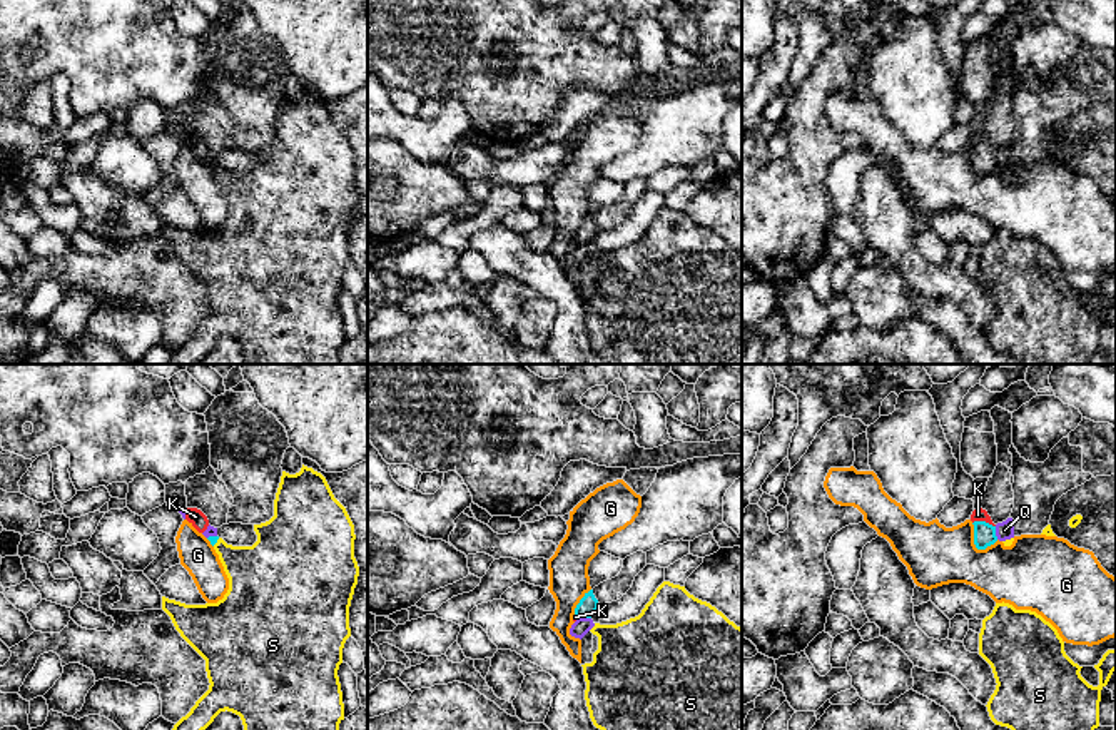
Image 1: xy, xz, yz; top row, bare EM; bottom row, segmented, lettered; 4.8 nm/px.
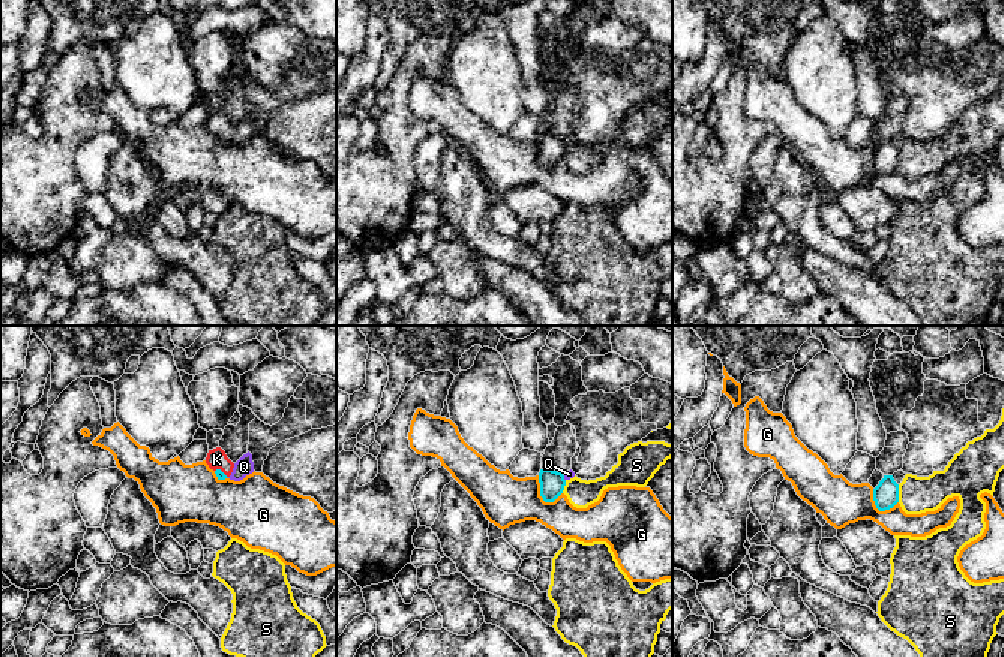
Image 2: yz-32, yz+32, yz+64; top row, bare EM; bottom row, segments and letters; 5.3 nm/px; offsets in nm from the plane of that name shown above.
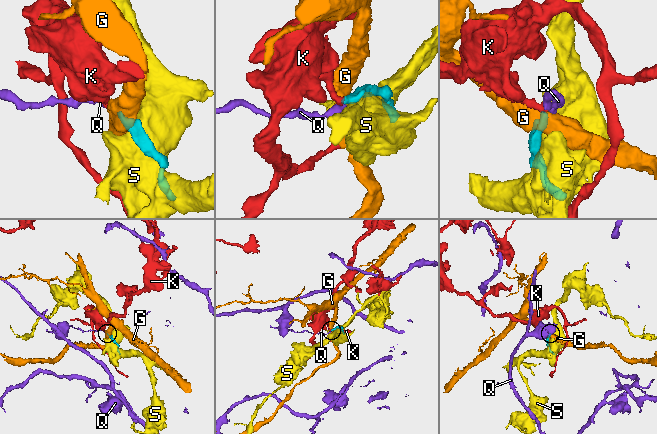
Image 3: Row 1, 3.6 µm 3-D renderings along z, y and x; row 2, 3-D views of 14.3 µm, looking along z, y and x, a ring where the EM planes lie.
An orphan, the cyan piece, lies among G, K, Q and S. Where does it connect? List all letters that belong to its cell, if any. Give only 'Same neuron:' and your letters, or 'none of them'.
Same neuron: K

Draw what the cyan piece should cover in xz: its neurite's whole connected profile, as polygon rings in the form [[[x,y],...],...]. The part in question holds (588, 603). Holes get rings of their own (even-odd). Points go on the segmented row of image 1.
[[[593,590],[585,593],[585,596],[580,600],[580,603],[575,608],[575,615],[578,618],[591,618],[591,615],[598,610],[600,603],[593,595]]]

